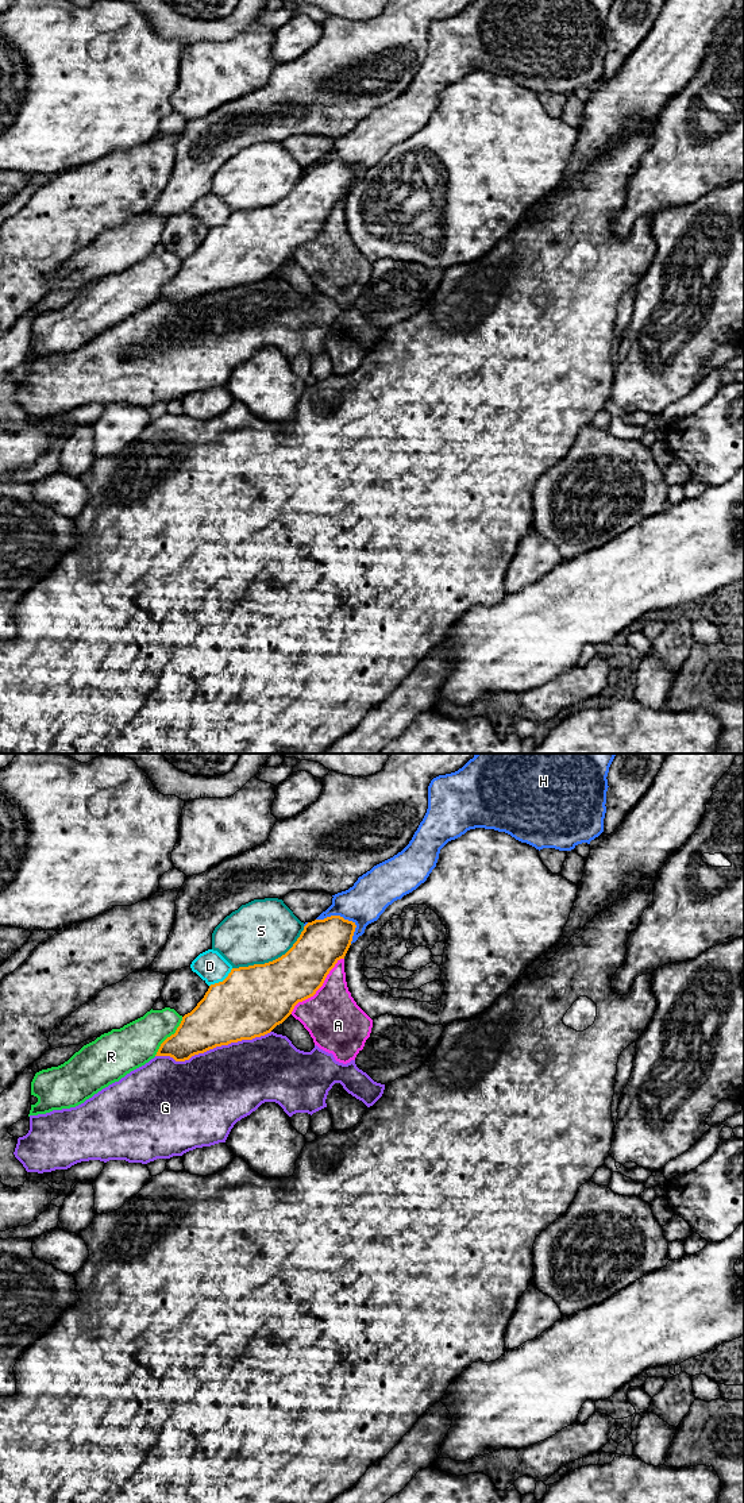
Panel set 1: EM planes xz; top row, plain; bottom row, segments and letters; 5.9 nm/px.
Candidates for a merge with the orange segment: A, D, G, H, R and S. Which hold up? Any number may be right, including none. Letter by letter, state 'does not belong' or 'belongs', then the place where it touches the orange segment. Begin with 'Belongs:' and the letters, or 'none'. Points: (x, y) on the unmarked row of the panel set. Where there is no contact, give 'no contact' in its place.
Belongs: none
A: does not belong; meets orange in xz at (319, 231)
D: does not belong; meets orange in xz at (223, 224)
G: does not belong; meets orange in xz at (212, 292)
H: does not belong; meets orange in xz at (343, 162)
R: does not belong; meets orange in xz at (170, 280)
S: does not belong; meets orange in xz at (273, 204)

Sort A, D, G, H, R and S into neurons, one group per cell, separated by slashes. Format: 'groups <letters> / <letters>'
groups A / D / G / H / R / S

